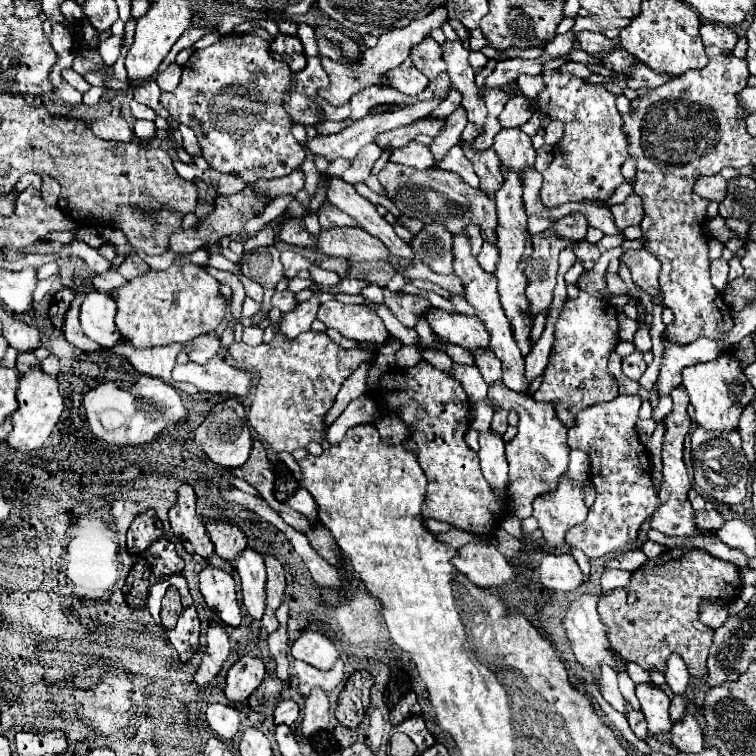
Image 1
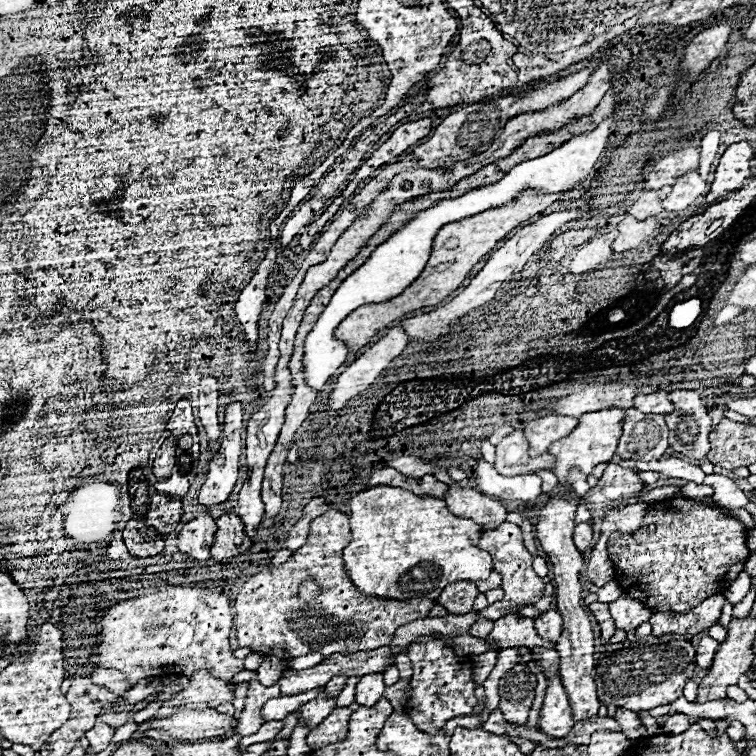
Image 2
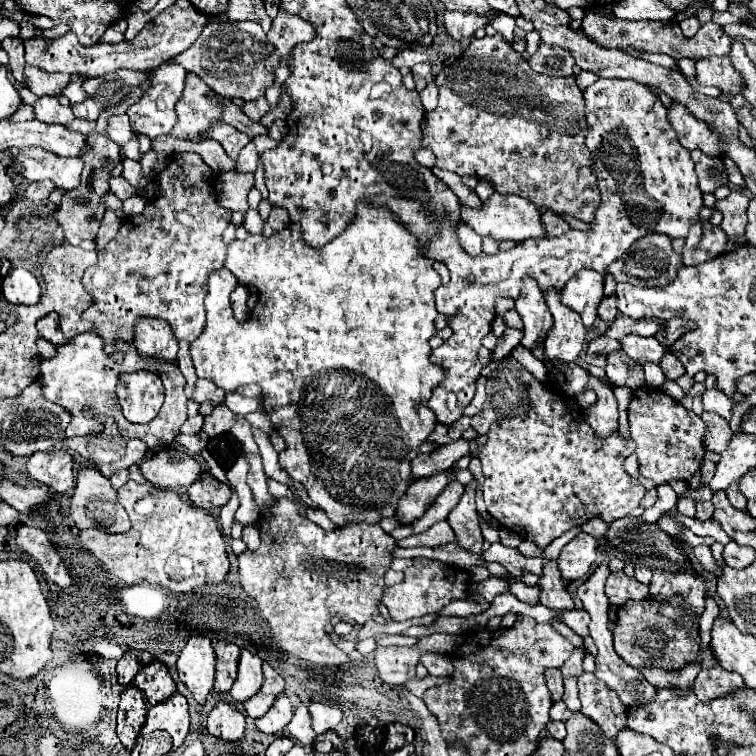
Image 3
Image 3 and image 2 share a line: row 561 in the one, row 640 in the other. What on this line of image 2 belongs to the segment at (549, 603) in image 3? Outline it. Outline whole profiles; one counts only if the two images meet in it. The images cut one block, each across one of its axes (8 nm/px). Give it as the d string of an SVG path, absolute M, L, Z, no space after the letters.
M550 608L548 612L544 612L542 616L538 616L534 620L536 632L540 634L540 638L556 642L560 632L562 632L562 616L556 612L556 608Z

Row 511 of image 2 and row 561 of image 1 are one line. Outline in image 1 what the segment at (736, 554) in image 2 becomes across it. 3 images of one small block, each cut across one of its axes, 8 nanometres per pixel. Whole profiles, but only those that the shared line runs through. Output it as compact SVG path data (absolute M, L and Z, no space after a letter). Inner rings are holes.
M670 548L656 560L648 560L642 568L638 568L632 574L632 582L626 588L612 590L608 594L600 596L598 602L598 612L602 618L602 624L606 626L606 634L610 640L610 646L622 654L624 660L632 660L640 664L642 668L658 668L664 670L666 658L672 652L682 654L688 672L692 678L702 678L706 676L706 658L708 658L708 648L712 644L712 628L700 624L698 620L698 608L704 600L732 600L734 596L740 594L742 582L738 578L738 568L730 562L722 562L708 552L702 550L690 550L690 548ZM628 594L636 594L636 602L628 604Z

